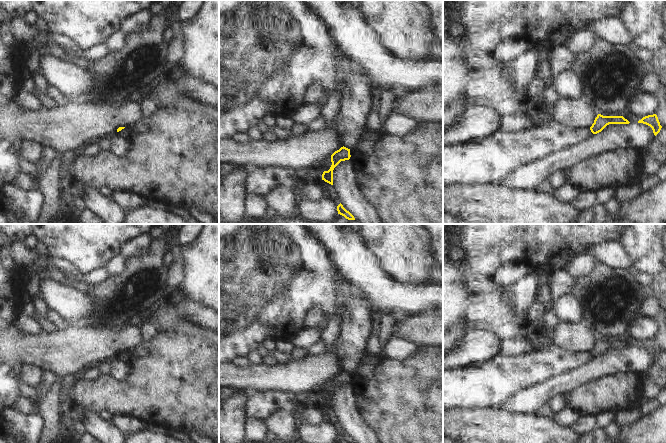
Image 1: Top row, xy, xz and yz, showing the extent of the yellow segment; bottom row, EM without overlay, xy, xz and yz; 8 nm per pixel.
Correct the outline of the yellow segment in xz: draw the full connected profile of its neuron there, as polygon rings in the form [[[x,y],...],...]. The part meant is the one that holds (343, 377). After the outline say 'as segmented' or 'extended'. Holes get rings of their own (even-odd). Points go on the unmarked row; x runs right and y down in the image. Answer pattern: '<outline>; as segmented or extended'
[[[341,371],[339,374],[335,375],[331,379],[331,386],[332,389],[328,395],[324,395],[322,398],[322,404],[325,406],[333,409],[333,394],[334,392],[341,386],[345,384],[349,384],[351,381],[350,379],[350,373],[346,371]]]; as segmented

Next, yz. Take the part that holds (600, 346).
[[[598,338],[594,347],[590,351],[593,358],[601,356],[609,348],[629,348],[630,346],[623,340],[603,340]]]; as segmented

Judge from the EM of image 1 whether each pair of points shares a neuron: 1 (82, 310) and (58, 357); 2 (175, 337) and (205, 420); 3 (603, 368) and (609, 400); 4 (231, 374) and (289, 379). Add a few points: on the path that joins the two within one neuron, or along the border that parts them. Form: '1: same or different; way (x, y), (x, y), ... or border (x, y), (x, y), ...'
1: different; border (83, 321), (68, 325)
2: same; way (175, 358), (177, 363), (205, 391), (205, 399)
3: different; border (628, 371), (602, 375), (590, 379), (583, 384)
4: same; way (245, 377), (275, 377)

